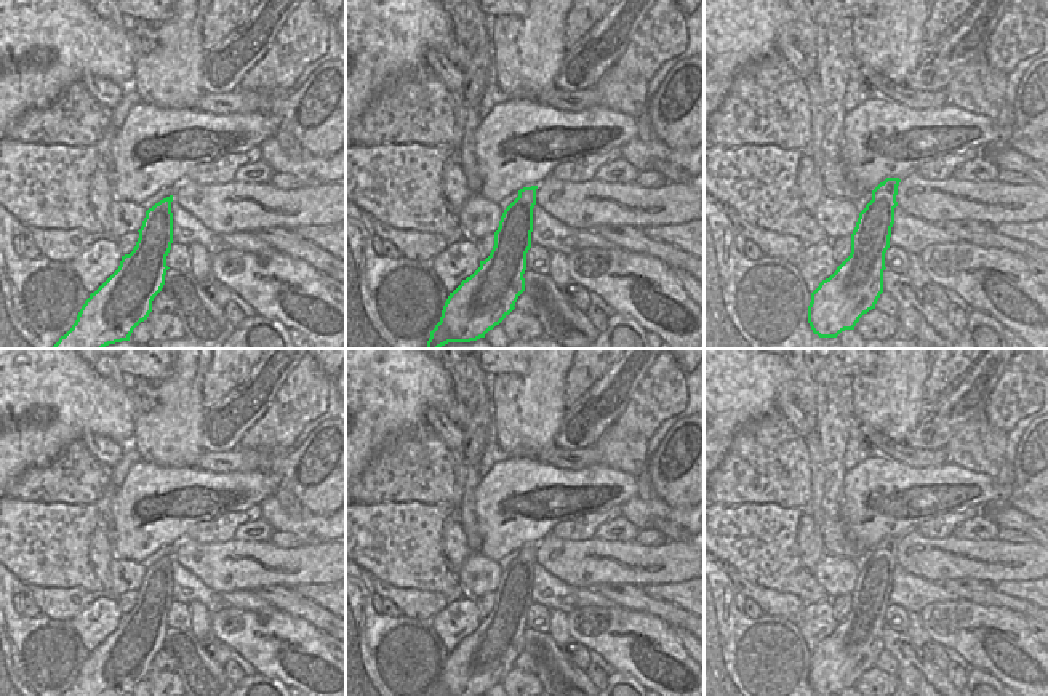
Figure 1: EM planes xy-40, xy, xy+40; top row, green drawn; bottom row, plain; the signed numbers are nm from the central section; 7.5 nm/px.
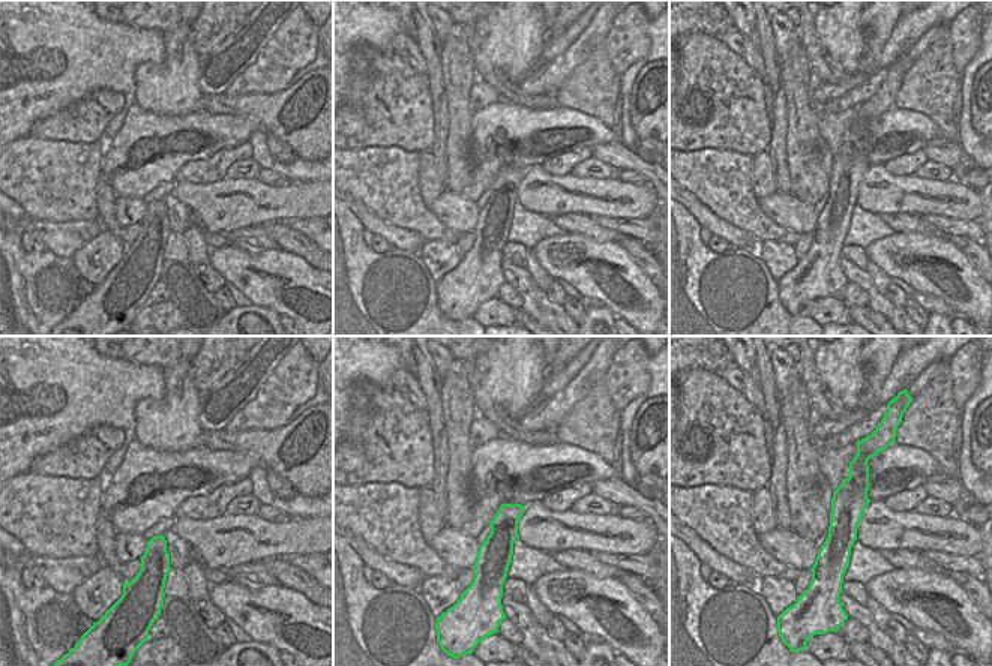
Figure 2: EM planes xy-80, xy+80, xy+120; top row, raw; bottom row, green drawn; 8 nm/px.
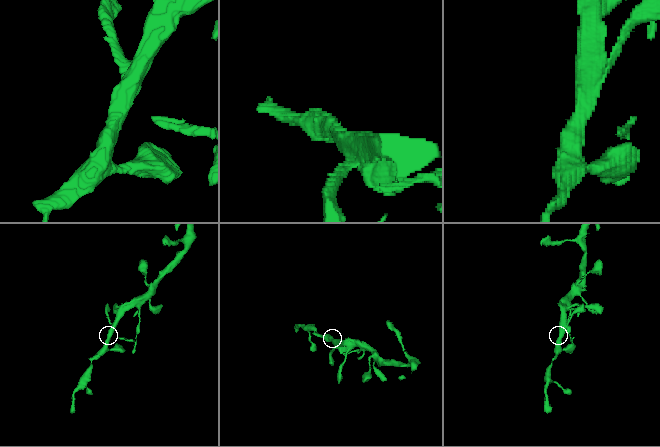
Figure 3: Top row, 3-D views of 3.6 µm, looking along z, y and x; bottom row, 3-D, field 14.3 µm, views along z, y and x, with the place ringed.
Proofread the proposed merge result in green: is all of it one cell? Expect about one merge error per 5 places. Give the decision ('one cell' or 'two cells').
one cell

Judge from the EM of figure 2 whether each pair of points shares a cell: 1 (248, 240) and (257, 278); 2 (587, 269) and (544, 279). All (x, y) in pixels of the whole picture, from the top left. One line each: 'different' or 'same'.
1: different
2: different

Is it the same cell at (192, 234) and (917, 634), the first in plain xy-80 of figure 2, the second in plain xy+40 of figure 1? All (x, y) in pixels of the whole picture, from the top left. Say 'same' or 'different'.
same

